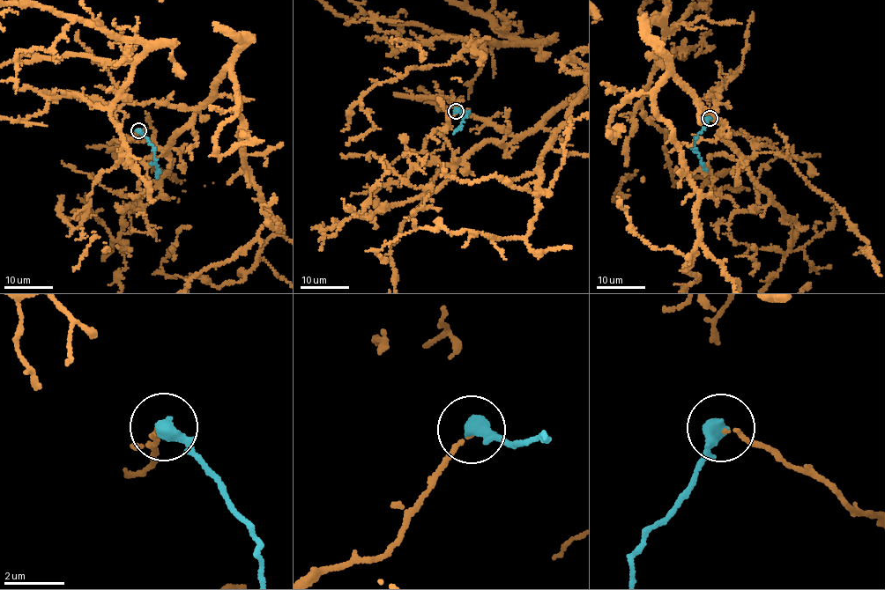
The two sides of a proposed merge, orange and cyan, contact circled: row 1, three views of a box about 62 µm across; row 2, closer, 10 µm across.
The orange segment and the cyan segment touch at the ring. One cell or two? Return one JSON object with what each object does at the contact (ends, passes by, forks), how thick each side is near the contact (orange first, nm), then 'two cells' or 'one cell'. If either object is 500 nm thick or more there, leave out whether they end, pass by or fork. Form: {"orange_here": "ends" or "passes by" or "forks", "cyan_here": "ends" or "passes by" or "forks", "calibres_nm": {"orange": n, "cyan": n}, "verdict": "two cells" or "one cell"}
{"calibres_nm": {"orange": 130, "cyan": 500}, "verdict": "one cell"}

